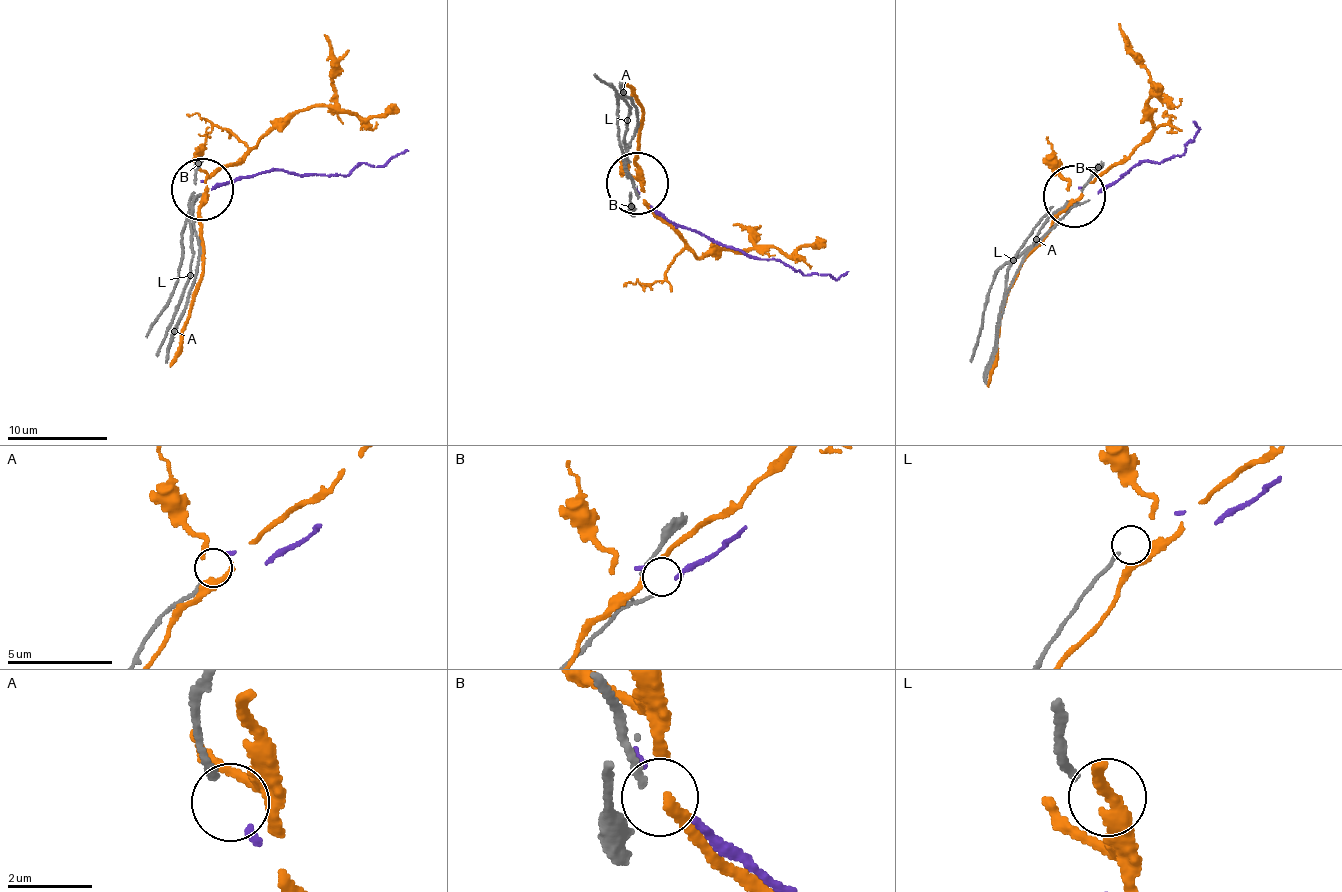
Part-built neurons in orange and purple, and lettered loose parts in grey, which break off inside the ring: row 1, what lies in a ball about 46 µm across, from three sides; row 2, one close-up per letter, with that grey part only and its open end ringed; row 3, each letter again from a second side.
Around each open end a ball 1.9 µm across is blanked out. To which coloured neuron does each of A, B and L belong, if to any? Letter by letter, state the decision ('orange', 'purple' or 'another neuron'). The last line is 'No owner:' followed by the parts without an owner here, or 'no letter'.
A: purple
B: another neuron
L: another neuron
No owner: B, L

